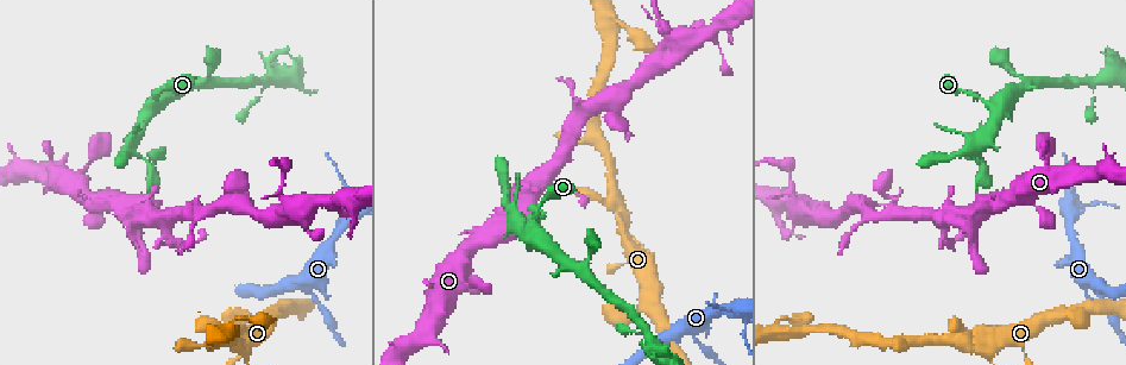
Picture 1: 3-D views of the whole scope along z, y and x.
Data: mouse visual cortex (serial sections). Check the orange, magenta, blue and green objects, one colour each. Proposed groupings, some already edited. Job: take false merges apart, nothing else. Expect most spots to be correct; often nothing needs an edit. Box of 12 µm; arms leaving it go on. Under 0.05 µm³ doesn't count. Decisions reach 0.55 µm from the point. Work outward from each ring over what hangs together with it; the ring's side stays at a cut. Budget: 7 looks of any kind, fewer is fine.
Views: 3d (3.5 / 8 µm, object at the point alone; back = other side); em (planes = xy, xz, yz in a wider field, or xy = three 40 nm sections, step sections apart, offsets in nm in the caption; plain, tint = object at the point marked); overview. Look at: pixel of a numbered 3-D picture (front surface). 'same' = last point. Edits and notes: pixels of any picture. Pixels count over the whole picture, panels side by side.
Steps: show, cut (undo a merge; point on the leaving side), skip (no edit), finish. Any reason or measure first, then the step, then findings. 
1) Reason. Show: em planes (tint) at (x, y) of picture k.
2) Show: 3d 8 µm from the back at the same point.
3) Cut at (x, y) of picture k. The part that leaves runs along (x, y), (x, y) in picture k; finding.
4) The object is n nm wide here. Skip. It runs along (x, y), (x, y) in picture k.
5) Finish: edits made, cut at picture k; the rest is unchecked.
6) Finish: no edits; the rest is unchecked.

Arms part here. Show: 3d 8 µm from the back at (100, 202) of picture 1.

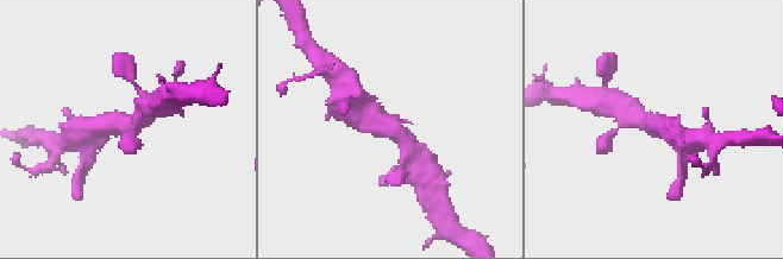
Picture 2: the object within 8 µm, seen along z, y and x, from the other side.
Show: 3d 3.5 µm at (387, 130) of picture 2.

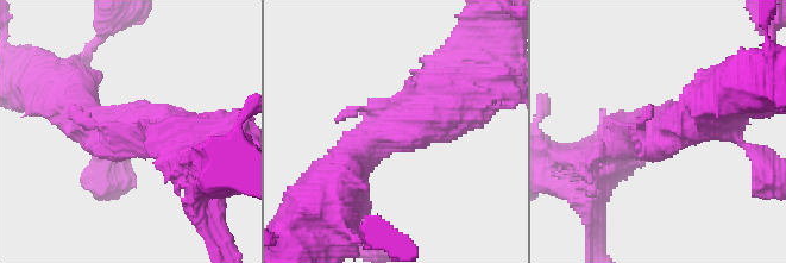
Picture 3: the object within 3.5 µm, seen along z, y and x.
Skip. Continuous, no second cell.

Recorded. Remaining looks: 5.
Calibre changes. Show: 3d 3.5 µm at (155, 102) of picture 1.

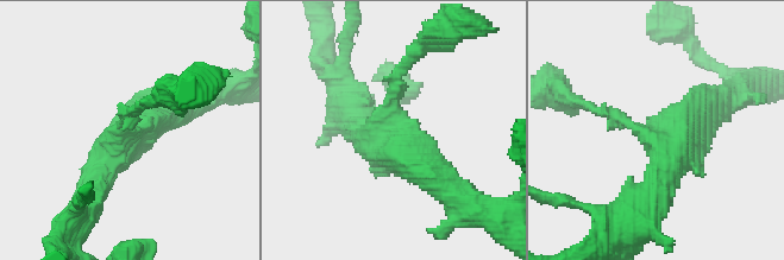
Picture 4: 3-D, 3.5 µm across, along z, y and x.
Show: em xy step 3 (tint) at (651, 133) of picture 4.

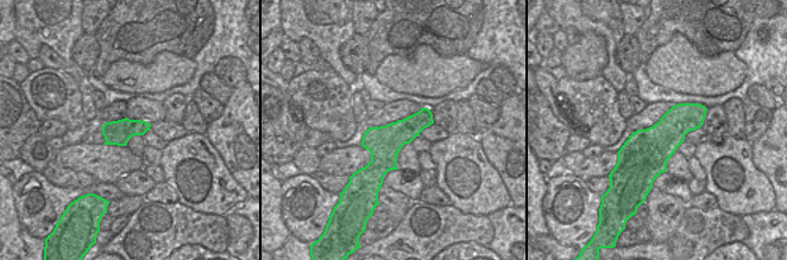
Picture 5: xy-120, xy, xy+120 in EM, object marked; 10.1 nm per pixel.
3 arms meet here; the arms are 150, 400, 500 nm wide. Skip. It runs along (411, 56), (396, 145), (437, 178) in picture 4; all the same cell.

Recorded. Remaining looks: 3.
Sharp bend. Show: 3d 8 µm at (151, 165) of picture 1.

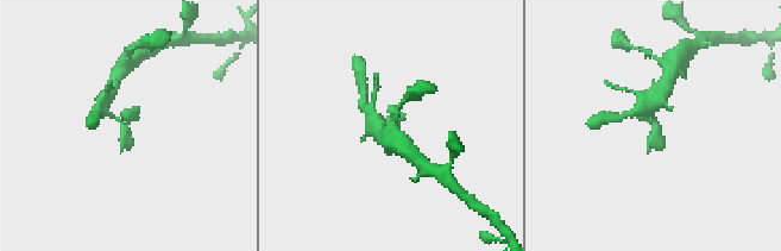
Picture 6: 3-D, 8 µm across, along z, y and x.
Show: 3d 3.5 µm at (127, 130) of picture 6.

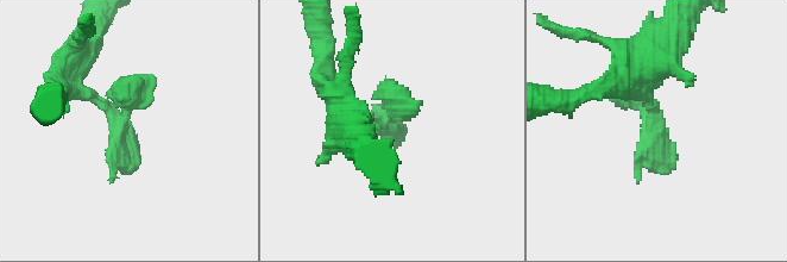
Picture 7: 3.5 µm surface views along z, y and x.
Skip. It runs along (71, 67), (119, 122), (131, 97), (108, 92) in picture 7; all the same cell.

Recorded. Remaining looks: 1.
Finish: no edits; the rest is unchecked.

